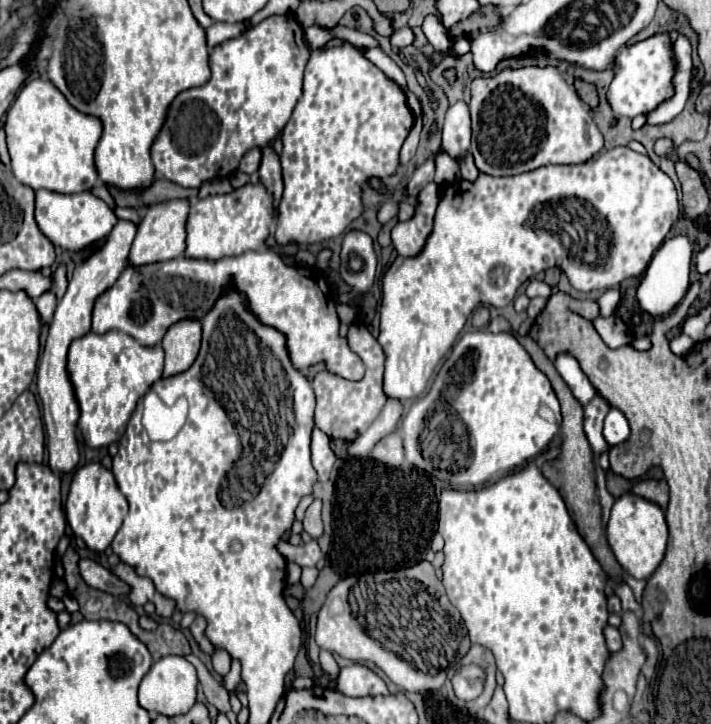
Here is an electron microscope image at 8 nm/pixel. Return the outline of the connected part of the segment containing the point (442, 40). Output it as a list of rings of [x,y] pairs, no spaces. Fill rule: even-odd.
[[[429,14],[425,20],[423,20],[423,32],[427,36],[427,40],[433,44],[435,50],[439,52],[447,52],[447,40],[449,40],[449,34],[447,34],[447,28],[443,26],[441,18],[435,16],[435,14]]]

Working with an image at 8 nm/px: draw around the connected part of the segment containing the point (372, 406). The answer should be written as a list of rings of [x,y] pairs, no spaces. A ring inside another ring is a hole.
[[[361,320],[349,324],[347,342],[361,360],[367,360],[365,376],[361,380],[343,380],[341,376],[331,376],[331,372],[321,370],[313,378],[313,390],[317,396],[315,426],[321,428],[329,438],[341,438],[351,442],[357,440],[373,424],[373,420],[385,406],[387,396],[383,396],[383,348],[379,348],[379,342],[371,336]]]

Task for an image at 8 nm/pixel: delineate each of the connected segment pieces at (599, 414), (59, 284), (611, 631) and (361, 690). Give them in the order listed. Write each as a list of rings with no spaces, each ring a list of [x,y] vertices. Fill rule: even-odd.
[[[595,396],[587,406],[585,406],[585,434],[587,434],[587,440],[595,452],[595,456],[599,456],[601,452],[605,452],[609,448],[609,444],[605,442],[603,434],[601,434],[601,428],[603,428],[603,420],[609,412],[609,404],[607,400],[603,400],[603,396]]]
[[[59,266],[59,270],[55,272],[55,296],[61,298],[67,290],[67,278],[65,278],[65,266]]]
[[[607,626],[603,630],[603,634],[605,634],[605,640],[607,640],[607,648],[611,652],[617,652],[621,648],[621,634],[619,634],[619,630],[613,628],[613,626]]]
[[[355,664],[349,668],[341,668],[337,676],[337,688],[341,692],[353,692],[353,696],[387,696],[387,684],[369,668]]]

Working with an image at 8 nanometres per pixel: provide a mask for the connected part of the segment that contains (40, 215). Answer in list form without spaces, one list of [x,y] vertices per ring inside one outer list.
[[[37,190],[35,192],[35,220],[41,232],[63,250],[81,250],[101,238],[105,238],[111,228],[117,224],[117,216],[113,210],[91,192],[81,194],[57,194],[51,190]]]

